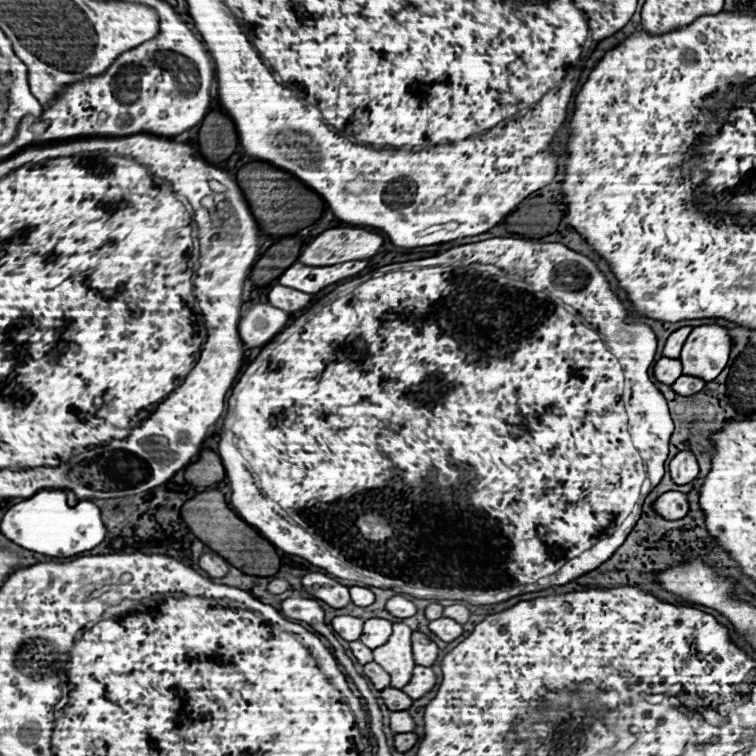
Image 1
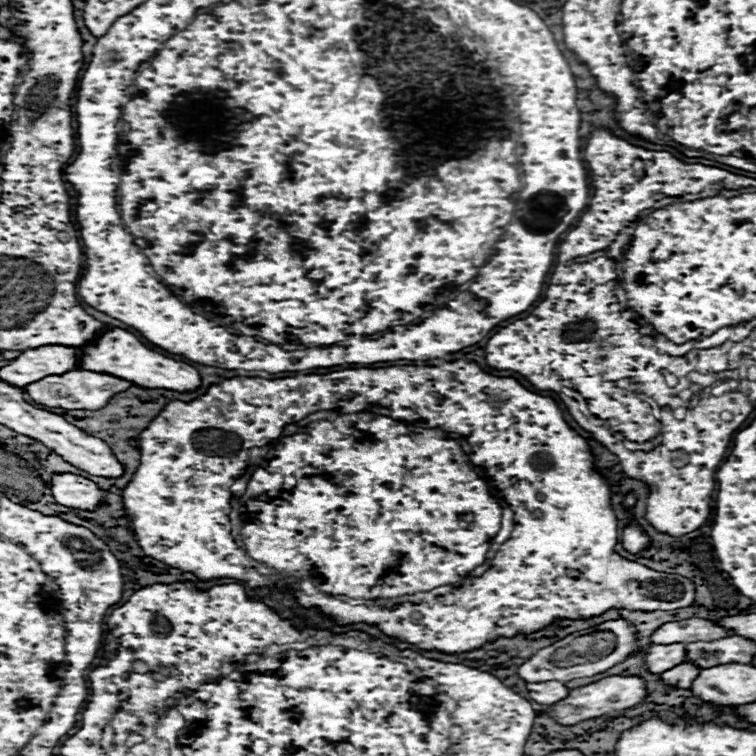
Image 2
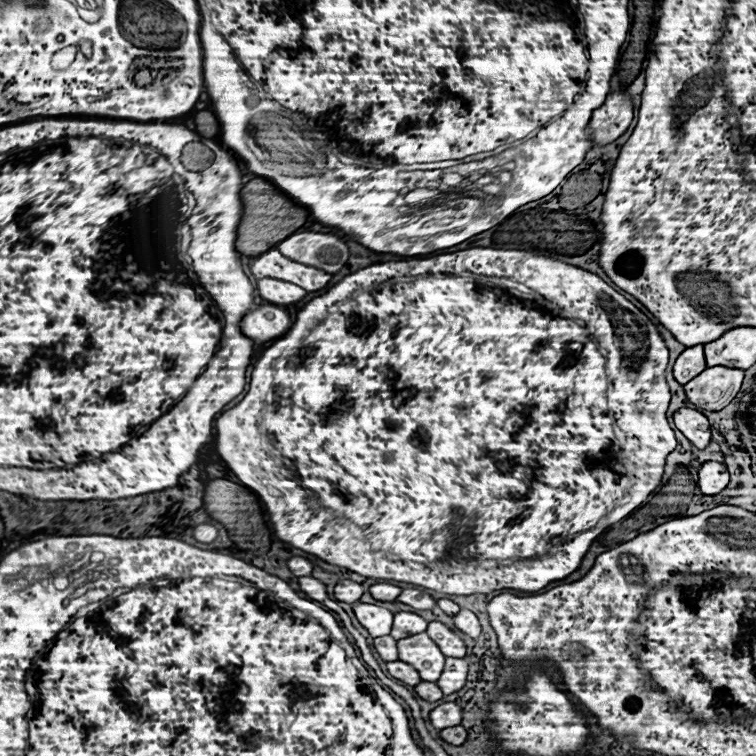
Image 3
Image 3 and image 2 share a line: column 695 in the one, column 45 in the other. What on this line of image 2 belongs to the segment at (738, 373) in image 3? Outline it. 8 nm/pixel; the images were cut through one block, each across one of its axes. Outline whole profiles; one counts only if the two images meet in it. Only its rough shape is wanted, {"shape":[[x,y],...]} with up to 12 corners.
{"shape":[[88,370],[26,386],[38,404],[96,410],[128,380]]}

